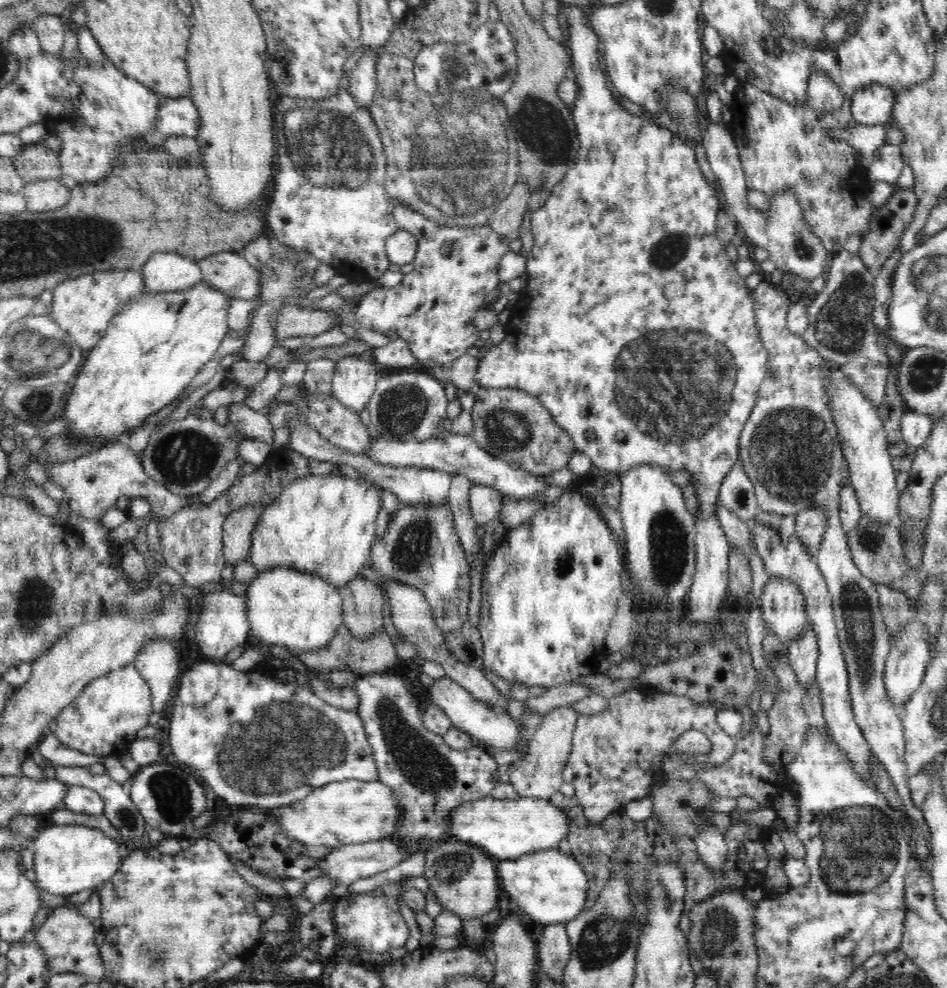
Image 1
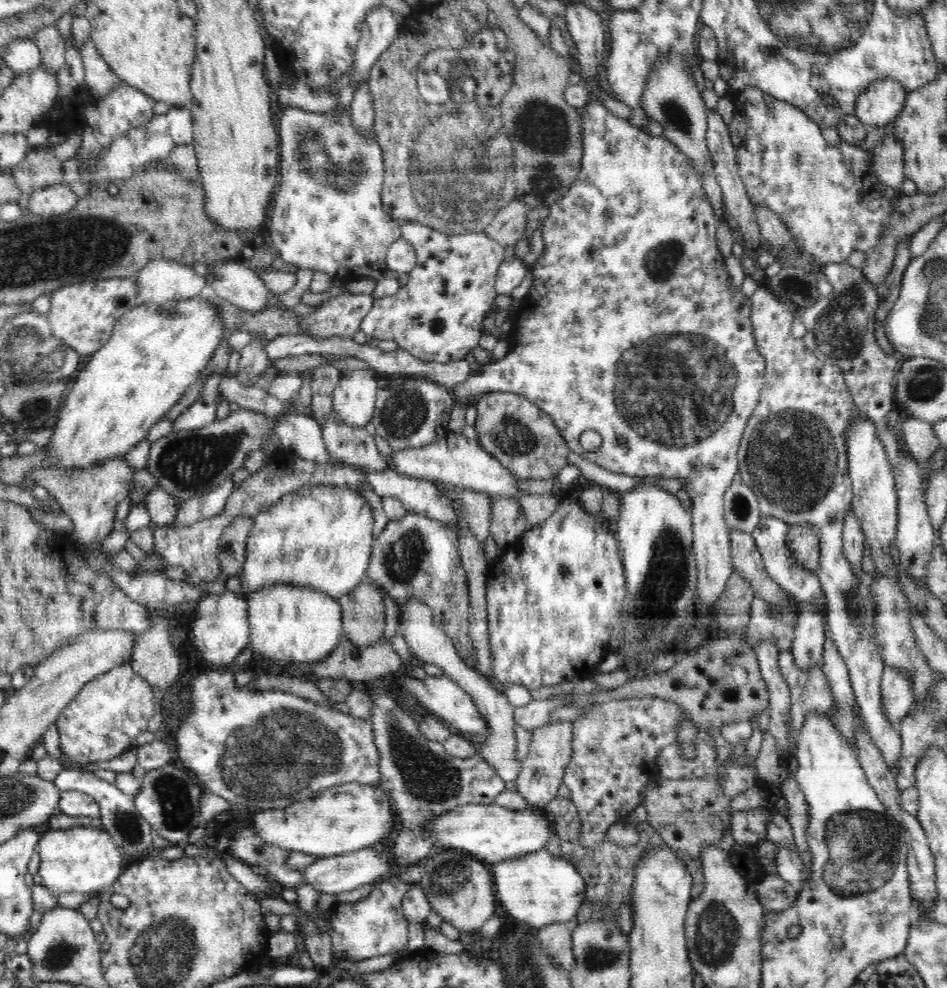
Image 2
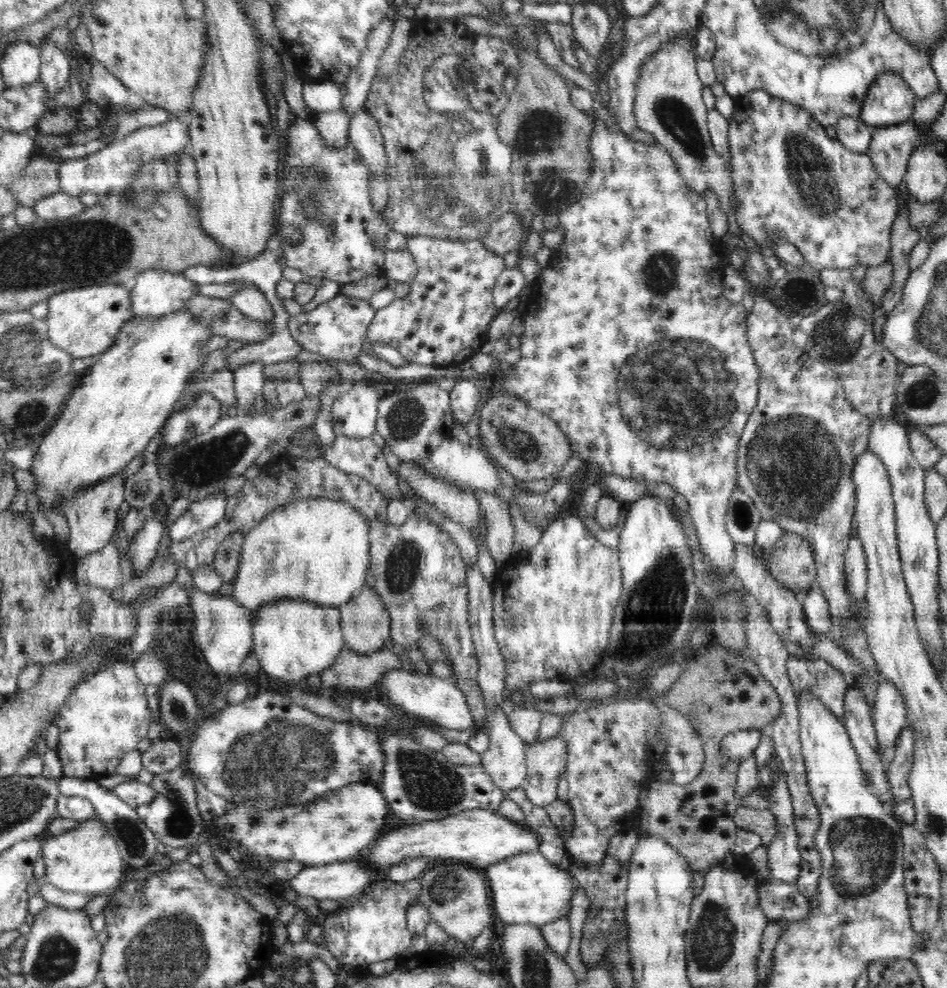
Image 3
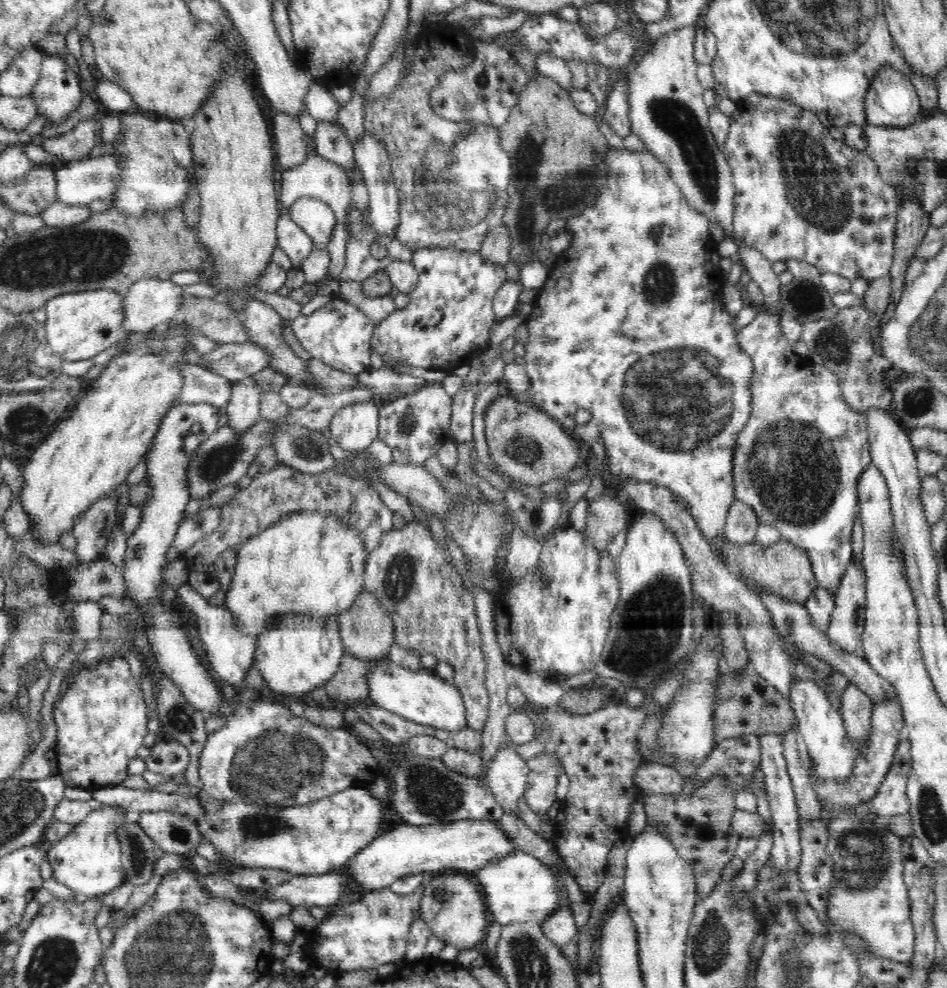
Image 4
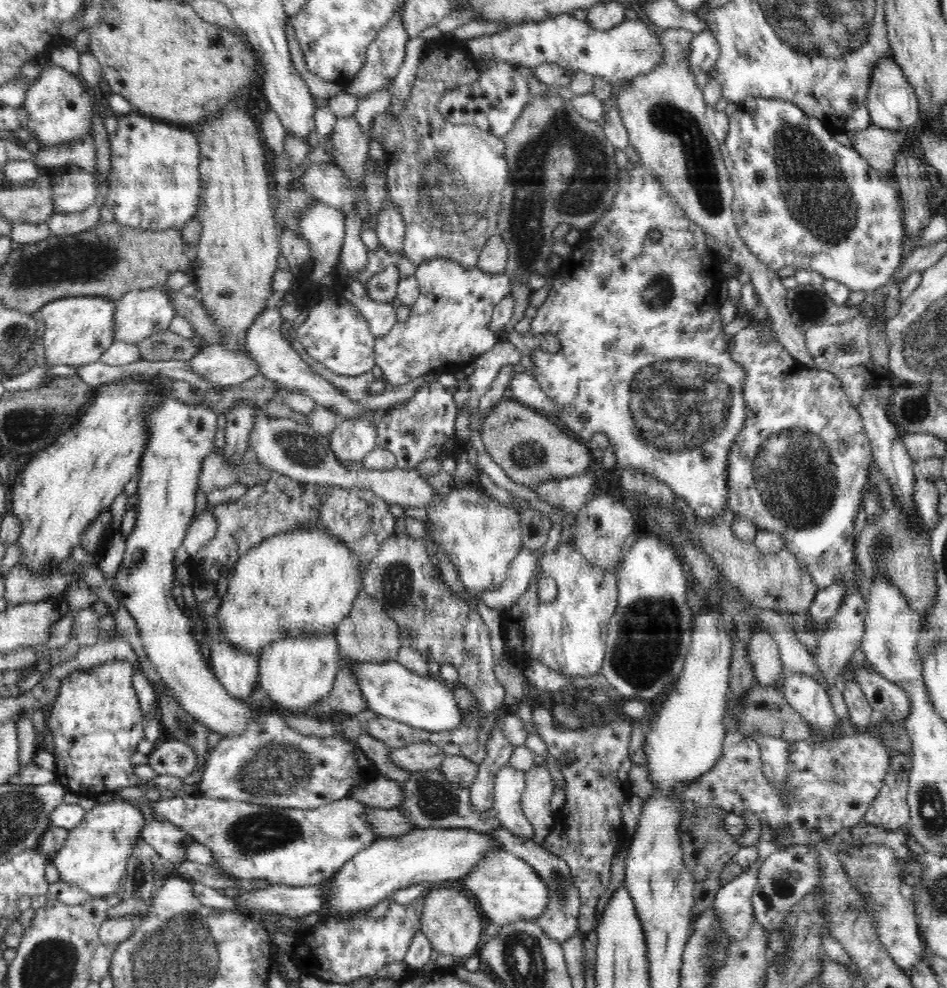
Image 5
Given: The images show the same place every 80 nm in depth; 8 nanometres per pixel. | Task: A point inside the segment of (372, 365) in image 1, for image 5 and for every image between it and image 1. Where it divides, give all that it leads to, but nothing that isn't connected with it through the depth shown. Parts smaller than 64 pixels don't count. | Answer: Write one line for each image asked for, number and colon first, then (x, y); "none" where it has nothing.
2: (354, 396)
3: (354, 414)
4: (355, 426)
5: (352, 439)

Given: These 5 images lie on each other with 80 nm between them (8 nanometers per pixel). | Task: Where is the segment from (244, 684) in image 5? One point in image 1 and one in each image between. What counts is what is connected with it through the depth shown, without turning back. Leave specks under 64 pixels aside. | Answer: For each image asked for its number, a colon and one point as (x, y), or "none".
1: (222, 624)
2: (221, 631)
3: (222, 627)
4: (230, 652)

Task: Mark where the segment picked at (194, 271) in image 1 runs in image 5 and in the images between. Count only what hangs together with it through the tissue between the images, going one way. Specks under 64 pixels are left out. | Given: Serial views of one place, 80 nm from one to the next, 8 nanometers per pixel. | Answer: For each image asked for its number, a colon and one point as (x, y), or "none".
2: (165, 280)
3: (156, 292)
4: (150, 303)
5: (140, 313)

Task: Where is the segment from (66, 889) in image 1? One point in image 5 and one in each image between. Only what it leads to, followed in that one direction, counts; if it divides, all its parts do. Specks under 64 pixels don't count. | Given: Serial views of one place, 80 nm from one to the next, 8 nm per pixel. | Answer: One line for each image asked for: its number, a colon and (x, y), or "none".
2: (82, 859)
3: (86, 860)
4: (88, 861)
5: (93, 857)

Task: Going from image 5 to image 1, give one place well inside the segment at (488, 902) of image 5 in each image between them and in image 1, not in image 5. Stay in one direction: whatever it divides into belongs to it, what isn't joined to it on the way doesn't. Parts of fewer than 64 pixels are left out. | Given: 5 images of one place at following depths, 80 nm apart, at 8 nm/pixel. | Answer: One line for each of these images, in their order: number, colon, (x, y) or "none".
1: (550, 887)
2: (539, 888)
3: (528, 888)
4: (517, 888)

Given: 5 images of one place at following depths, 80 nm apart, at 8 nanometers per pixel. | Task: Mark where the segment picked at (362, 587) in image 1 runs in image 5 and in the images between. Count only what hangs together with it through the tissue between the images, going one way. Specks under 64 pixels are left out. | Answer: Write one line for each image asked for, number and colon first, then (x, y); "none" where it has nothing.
2: (362, 613)
3: (365, 621)
4: (367, 631)
5: (367, 634)

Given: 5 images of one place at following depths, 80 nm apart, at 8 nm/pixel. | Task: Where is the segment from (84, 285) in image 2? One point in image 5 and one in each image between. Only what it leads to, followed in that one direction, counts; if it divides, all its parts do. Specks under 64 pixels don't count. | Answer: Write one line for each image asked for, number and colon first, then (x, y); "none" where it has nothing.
3: (84, 322)
4: (80, 325)
5: (79, 329)

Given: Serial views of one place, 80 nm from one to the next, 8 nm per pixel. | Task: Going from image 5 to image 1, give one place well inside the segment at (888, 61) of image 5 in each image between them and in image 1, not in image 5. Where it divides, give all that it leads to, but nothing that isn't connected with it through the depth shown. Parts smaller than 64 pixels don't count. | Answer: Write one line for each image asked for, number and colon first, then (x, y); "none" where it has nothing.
1: (874, 105)
2: (881, 102)
3: (889, 101)
4: (891, 101)

